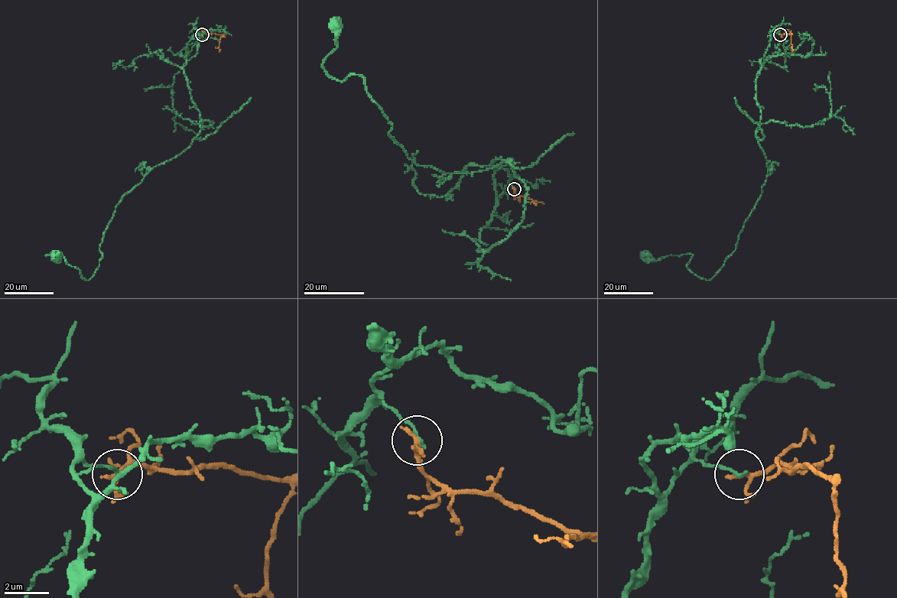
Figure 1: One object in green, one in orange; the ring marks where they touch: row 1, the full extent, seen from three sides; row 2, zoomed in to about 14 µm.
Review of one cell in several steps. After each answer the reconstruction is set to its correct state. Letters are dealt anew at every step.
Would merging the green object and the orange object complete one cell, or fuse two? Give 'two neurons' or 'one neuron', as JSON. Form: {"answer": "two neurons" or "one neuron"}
{"answer": "two neurons"}

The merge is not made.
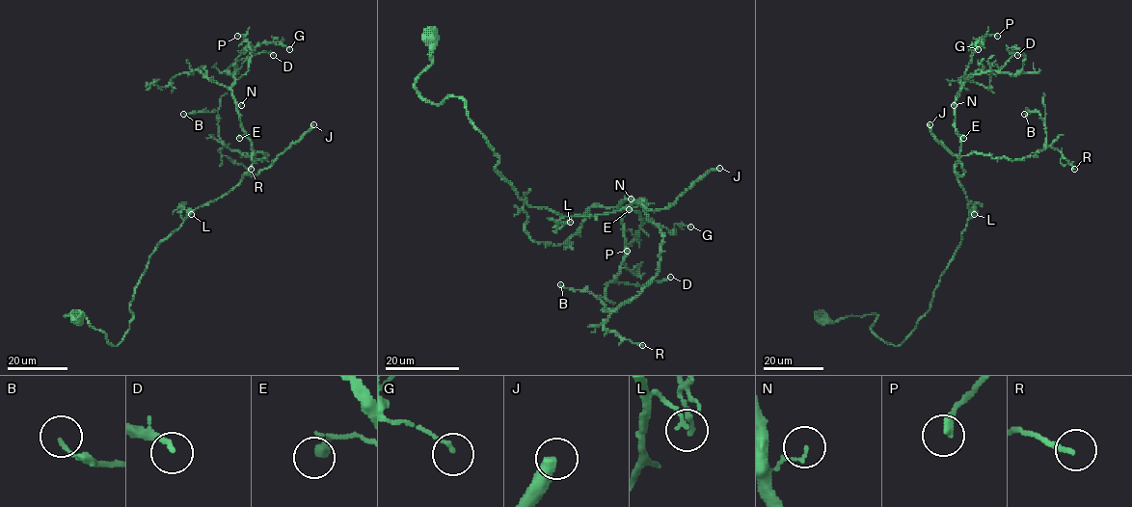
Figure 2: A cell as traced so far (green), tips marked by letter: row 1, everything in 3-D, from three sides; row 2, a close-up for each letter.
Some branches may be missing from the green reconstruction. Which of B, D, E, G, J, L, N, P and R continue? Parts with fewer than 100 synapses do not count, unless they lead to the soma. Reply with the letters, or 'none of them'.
J

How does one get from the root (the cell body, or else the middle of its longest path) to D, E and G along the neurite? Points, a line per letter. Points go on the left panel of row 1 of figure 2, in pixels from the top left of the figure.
D: (76, 317), (66, 316), (83, 315), (113, 345), (123, 338), (155, 248), (251, 168), (229, 67), (273, 55)
E: (76, 317), (66, 316), (83, 315), (110, 344), (120, 342), (155, 248), (251, 168), (251, 142), (239, 138)
G: (76, 317), (123, 338), (155, 248), (251, 168), (231, 90), (251, 53), (289, 49)

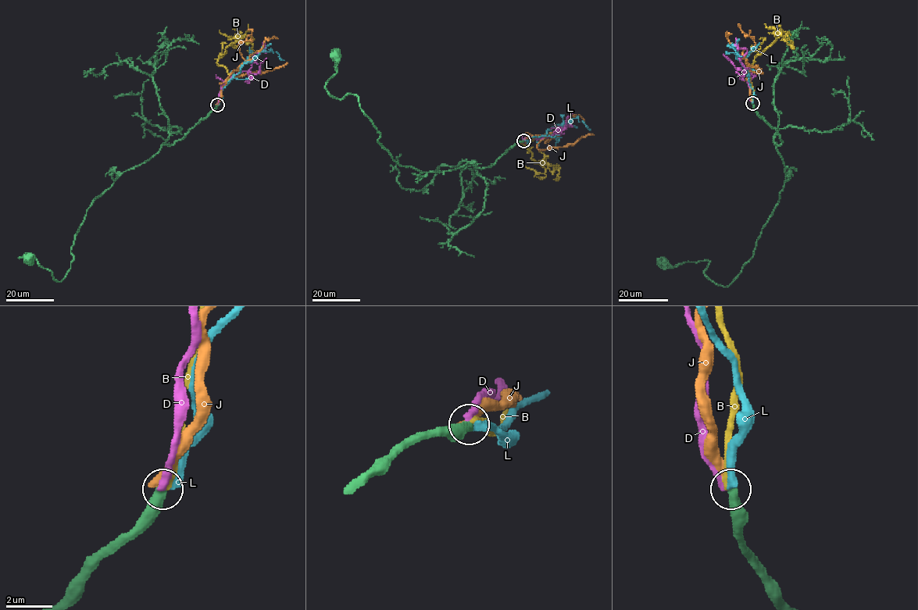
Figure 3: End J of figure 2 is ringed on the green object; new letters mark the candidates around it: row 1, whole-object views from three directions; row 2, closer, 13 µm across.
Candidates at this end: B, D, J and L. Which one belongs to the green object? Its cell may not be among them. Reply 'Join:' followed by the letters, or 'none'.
Join: none

